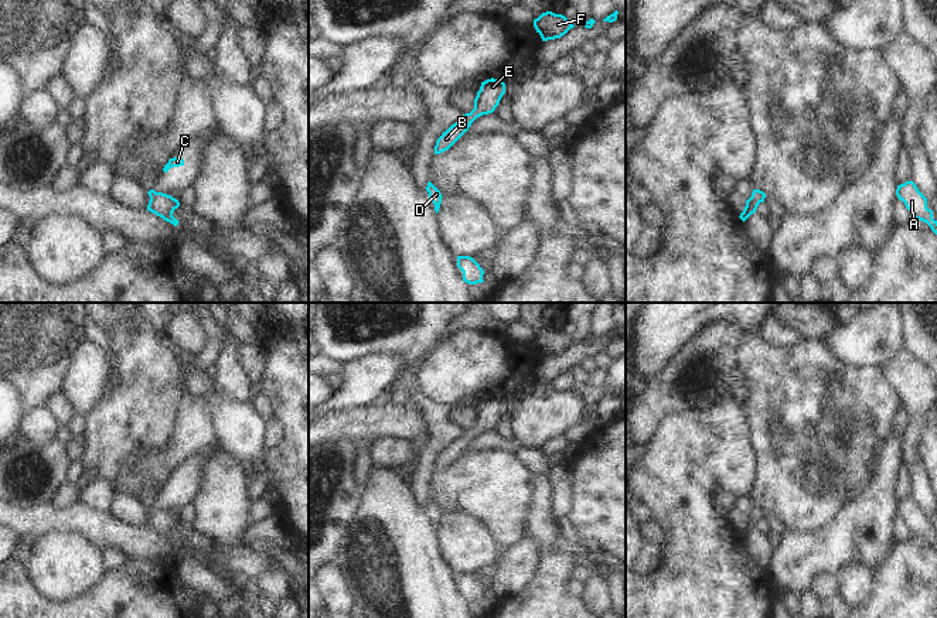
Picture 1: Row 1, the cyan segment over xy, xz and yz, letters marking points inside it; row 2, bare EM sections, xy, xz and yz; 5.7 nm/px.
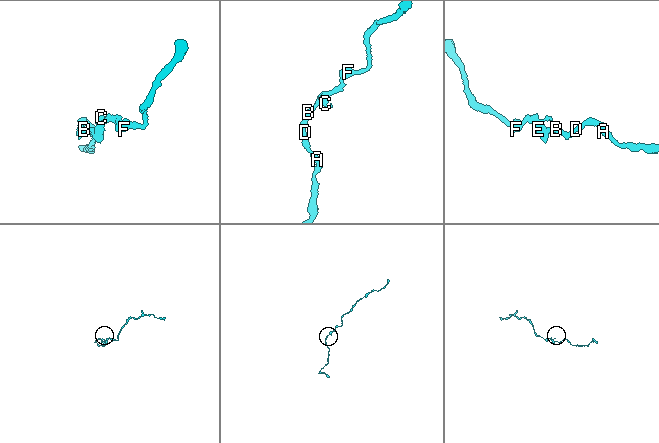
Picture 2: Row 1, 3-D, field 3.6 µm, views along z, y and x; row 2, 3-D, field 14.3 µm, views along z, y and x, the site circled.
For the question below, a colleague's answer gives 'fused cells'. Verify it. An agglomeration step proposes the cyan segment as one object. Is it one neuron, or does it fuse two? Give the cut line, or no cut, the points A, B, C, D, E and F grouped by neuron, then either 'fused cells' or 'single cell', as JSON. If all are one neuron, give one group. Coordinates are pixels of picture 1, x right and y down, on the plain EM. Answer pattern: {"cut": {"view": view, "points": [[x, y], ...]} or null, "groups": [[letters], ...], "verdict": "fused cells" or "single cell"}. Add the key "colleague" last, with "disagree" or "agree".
{"cut": null, "groups": [["A", "B", "C", "D", "E", "F"]], "verdict": "single cell", "colleague": "disagree"}

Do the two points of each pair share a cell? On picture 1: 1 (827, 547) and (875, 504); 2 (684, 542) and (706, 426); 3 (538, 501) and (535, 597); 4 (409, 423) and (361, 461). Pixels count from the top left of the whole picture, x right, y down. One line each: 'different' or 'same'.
1: same
2: same
3: same
4: different

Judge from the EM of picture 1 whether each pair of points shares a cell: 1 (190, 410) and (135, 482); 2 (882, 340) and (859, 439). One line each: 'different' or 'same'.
1: same
2: different

